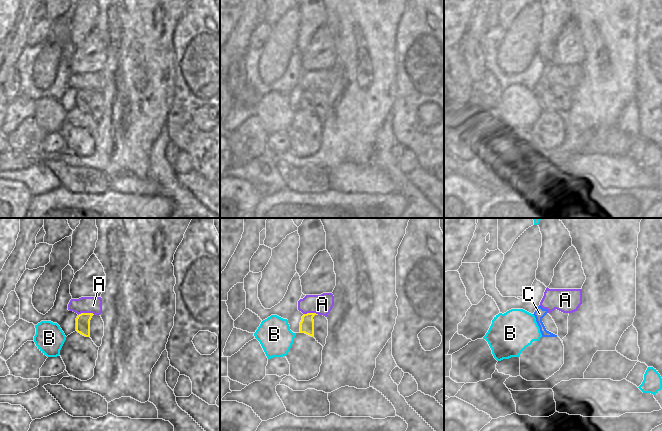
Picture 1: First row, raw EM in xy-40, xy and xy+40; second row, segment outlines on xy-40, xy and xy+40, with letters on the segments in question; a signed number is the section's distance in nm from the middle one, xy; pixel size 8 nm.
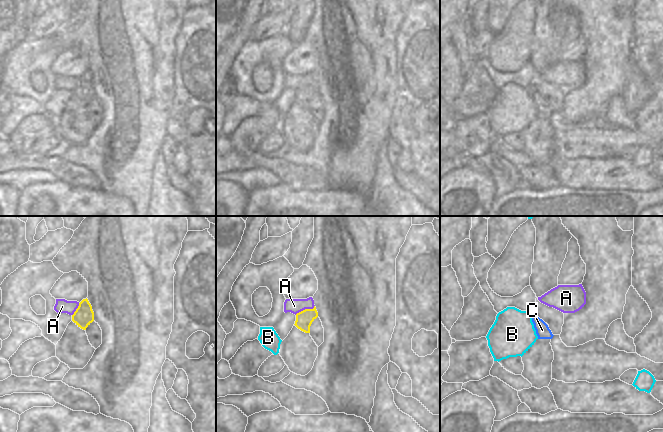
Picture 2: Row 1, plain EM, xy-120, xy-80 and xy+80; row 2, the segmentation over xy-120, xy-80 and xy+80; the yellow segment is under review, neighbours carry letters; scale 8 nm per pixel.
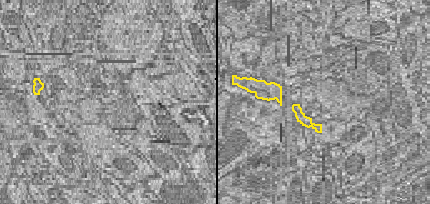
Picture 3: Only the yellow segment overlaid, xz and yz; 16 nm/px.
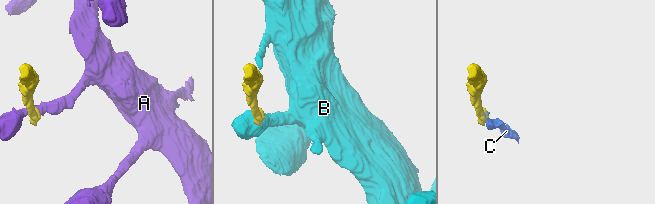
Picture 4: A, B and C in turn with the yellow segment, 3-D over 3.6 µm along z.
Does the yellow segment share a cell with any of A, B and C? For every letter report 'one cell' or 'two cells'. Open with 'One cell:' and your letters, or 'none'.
One cell: C
A: two cells
B: two cells
C: one cell

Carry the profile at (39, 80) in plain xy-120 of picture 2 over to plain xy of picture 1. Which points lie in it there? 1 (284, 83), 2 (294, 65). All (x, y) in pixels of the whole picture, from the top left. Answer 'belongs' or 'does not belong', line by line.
1: does not belong
2: does not belong

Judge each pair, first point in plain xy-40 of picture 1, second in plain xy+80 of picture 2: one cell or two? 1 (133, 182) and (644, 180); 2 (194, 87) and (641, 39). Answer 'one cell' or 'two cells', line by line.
1: one cell
2: one cell

